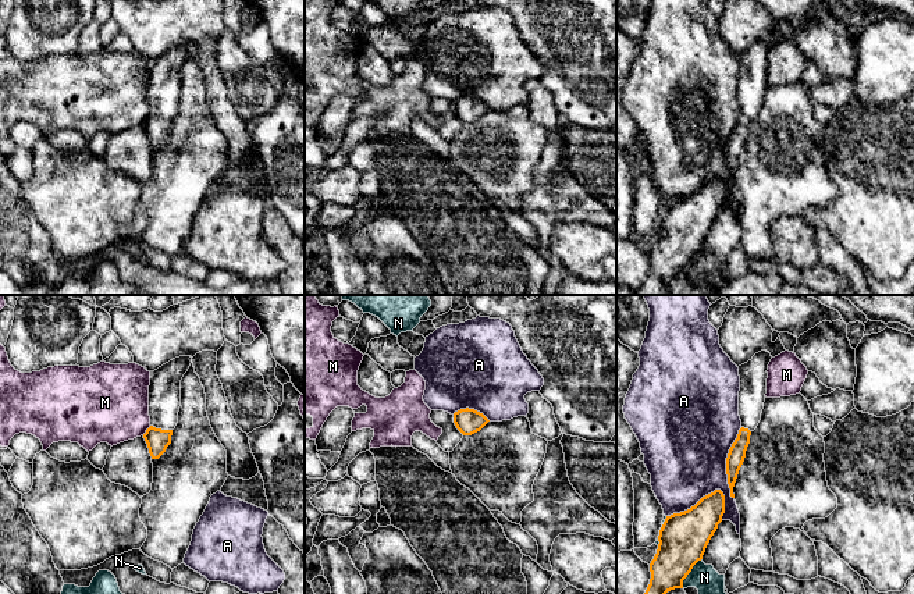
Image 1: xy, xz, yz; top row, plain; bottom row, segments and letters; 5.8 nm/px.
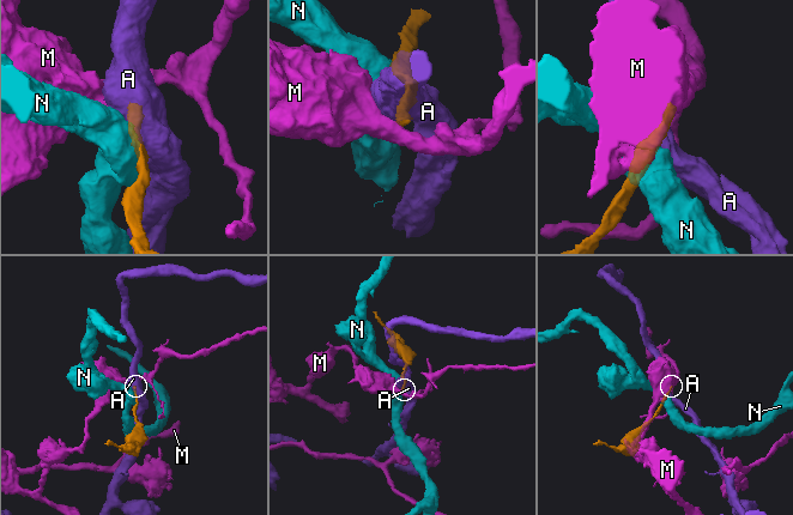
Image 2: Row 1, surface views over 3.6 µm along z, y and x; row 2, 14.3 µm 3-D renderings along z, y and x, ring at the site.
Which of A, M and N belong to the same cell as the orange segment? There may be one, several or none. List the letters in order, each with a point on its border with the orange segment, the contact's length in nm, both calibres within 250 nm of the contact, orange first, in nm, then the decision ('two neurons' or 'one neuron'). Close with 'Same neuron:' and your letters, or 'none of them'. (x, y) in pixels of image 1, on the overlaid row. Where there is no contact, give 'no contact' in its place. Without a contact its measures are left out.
A: contact yz (697, 502); length 360 nm; calibres 280 and 440 nm; two neurons
M: contact xy (146, 430); length 80 nm; calibres 140 and 440 nm; two neurons
N: contact yz (689, 572); length 200 nm; calibres 280 and 160 nm; two neurons
Same neuron: none of them

